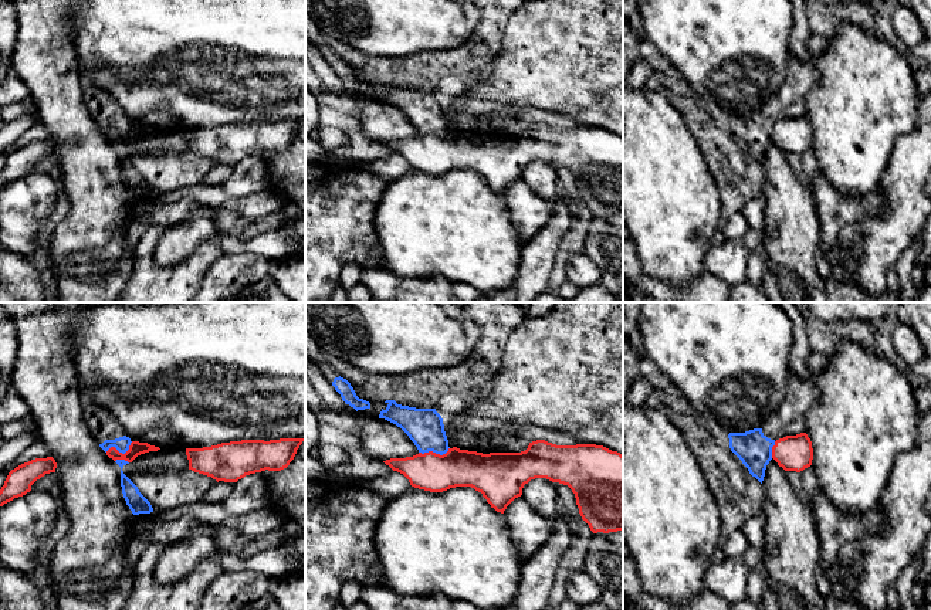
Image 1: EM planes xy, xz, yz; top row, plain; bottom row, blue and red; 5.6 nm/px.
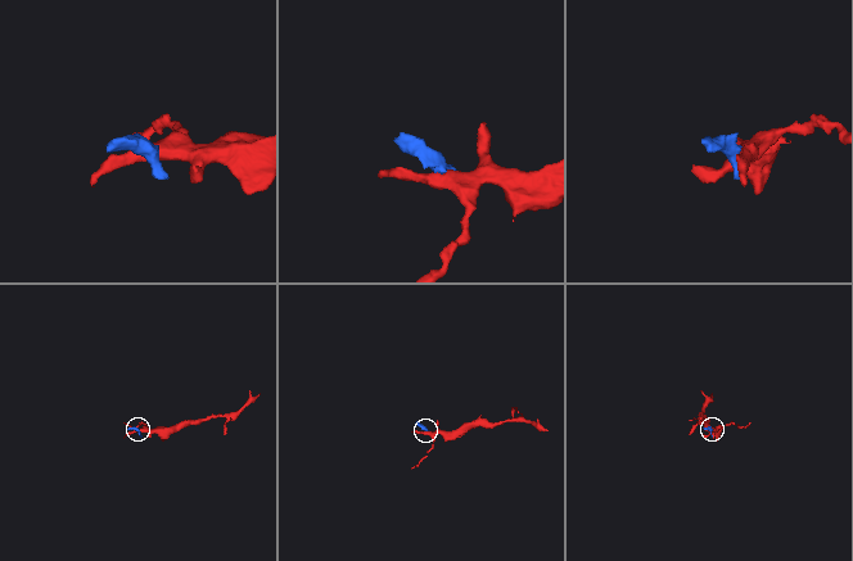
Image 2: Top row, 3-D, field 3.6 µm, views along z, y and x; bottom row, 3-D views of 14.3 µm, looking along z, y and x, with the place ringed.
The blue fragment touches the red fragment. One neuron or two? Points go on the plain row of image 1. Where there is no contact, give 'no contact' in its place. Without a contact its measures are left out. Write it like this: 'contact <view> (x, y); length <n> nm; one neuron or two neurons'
contact xz (434, 134); length 180 nm; two neurons

